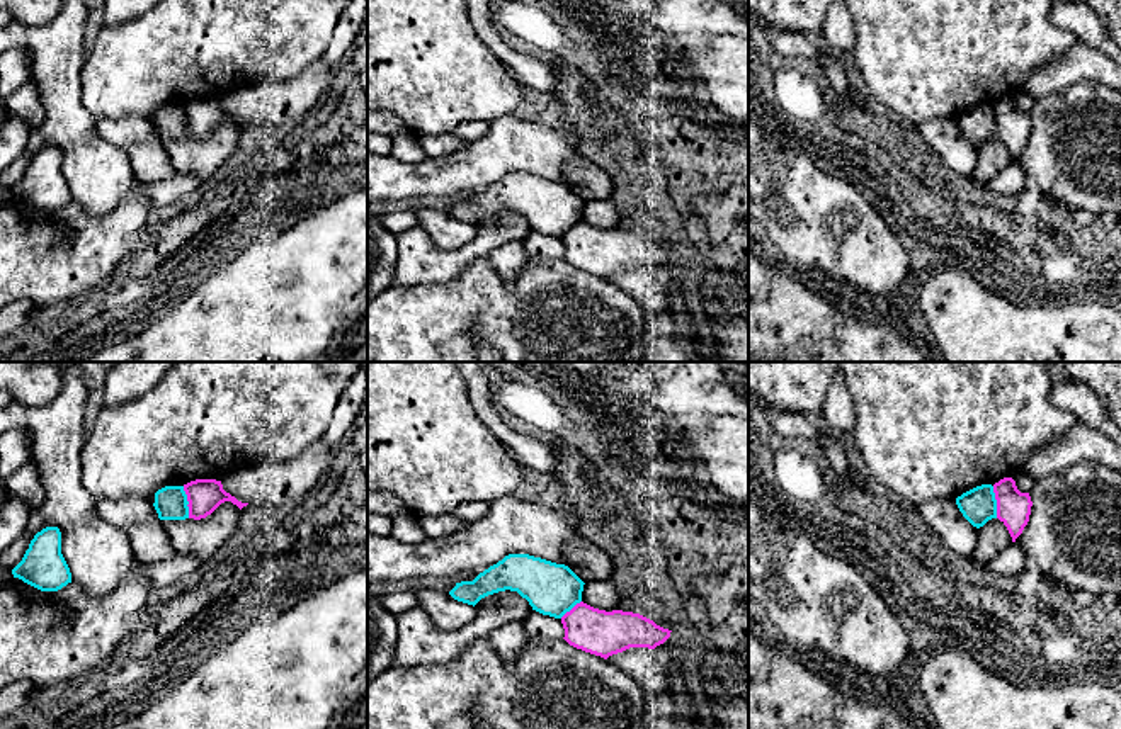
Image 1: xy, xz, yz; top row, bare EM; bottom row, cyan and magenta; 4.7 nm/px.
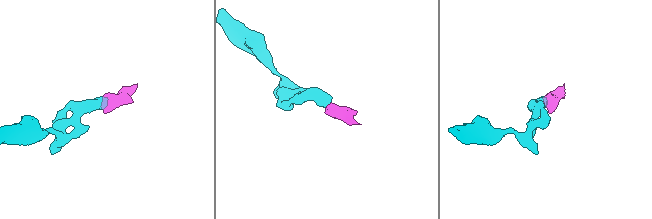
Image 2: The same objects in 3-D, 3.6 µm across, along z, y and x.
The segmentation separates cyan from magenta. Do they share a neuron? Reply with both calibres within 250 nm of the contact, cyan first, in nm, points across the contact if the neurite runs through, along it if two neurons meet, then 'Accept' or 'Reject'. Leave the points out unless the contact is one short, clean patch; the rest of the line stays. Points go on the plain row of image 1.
Thickness 160 nm (cyan) against 160 nm. Boundary: xy (182, 106), (187, 116), (189, 136). Reject

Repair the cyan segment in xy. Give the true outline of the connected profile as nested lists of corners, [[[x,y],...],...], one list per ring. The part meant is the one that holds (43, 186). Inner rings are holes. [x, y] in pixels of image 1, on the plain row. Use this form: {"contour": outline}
{"contour": [[[46,146],[37,151],[12,194],[41,211],[58,211],[71,202],[70,187],[61,173],[60,148]]]}

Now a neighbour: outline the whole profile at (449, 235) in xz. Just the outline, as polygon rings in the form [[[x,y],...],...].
[[[420,209],[417,211],[417,224],[439,250],[447,253],[468,246],[476,236],[476,228],[473,224],[458,221],[444,211]]]

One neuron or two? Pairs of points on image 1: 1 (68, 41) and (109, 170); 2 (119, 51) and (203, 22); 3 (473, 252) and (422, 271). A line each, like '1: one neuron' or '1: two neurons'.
1: one neuron
2: one neuron
3: one neuron

